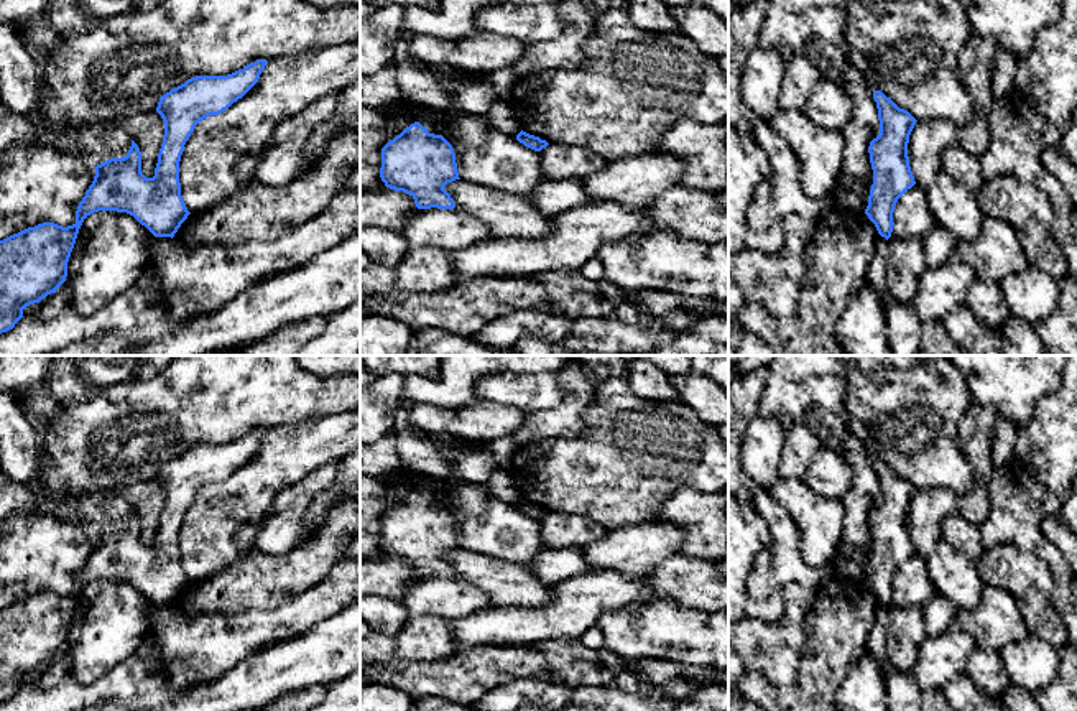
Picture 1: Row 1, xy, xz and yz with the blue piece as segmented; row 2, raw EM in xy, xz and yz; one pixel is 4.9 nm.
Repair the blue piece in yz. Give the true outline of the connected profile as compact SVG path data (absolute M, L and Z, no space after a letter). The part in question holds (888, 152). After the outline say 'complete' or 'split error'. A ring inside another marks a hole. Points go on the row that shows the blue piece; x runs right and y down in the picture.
M873 91L873 99L878 109L880 133L868 146L873 184L865 214L878 234L888 240L894 225L894 206L916 184L908 143L918 120L881 91Z; complete

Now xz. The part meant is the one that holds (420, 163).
M419 122L406 127L381 148L380 178L386 188L403 191L414 199L418 209L454 209L455 202L444 189L459 178L452 145L442 137L429 133Z; complete

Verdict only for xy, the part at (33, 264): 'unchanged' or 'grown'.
unchanged

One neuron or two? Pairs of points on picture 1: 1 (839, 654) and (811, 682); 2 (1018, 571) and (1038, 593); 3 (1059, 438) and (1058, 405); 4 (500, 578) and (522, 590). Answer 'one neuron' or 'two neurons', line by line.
1: one neuron
2: one neuron
3: one neuron
4: one neuron

